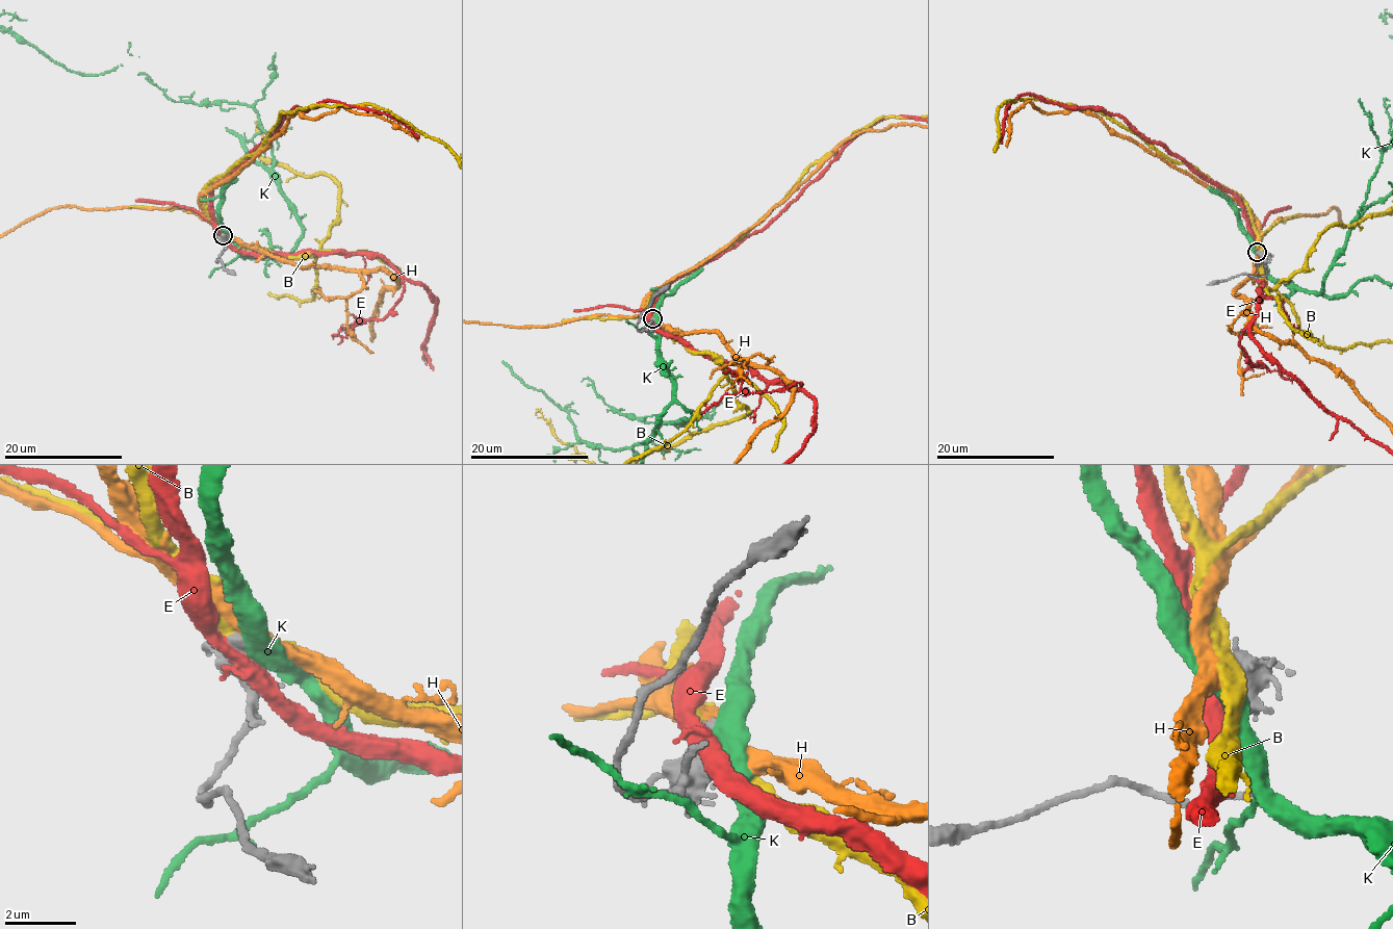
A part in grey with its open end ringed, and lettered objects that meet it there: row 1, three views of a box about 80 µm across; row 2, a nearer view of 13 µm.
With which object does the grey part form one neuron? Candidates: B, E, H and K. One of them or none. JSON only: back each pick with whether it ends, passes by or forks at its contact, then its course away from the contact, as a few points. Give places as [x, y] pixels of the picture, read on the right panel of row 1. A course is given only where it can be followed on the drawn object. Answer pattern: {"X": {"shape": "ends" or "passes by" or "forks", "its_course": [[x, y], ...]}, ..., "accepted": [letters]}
{"accepted": []}

